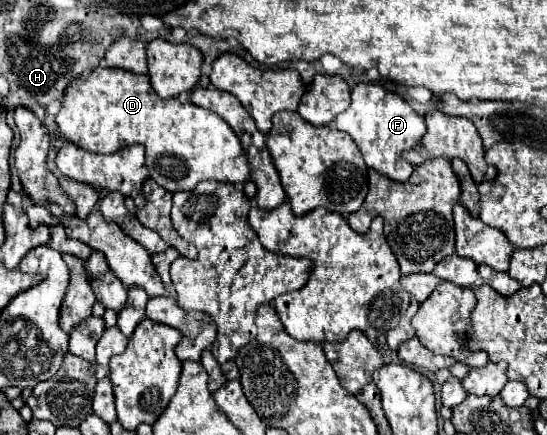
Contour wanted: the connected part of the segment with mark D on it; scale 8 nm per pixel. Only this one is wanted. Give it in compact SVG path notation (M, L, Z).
M96 68L86 78L78 78L70 82L64 90L62 108L56 116L56 124L66 140L96 154L112 154L122 146L142 144L146 148L146 166L150 178L168 192L194 190L194 186L202 180L218 180L230 184L244 184L246 180L250 180L250 170L248 170L250 166L230 126L226 126L226 122L222 122L218 114L210 114L208 110L194 106L190 100L158 98L146 74L134 74L120 68Z

